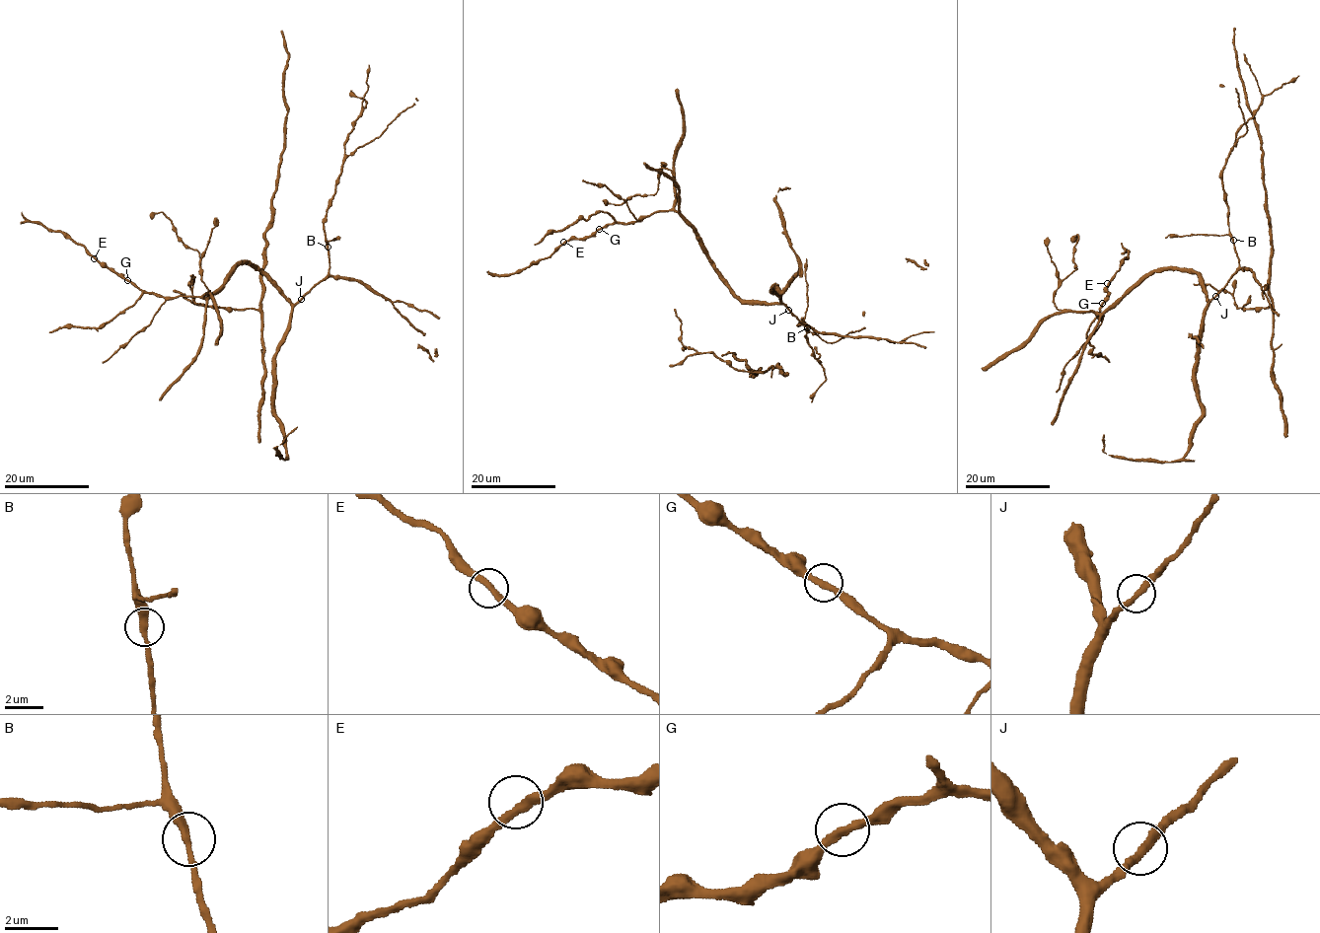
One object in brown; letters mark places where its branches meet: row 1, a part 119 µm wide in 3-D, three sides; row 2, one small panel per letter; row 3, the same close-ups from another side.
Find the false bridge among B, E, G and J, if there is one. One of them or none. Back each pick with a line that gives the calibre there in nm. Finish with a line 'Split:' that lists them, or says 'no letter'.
Split: no letter

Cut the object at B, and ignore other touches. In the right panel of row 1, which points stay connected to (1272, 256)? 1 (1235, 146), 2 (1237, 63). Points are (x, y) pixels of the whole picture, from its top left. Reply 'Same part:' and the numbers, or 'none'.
Same part: 2

